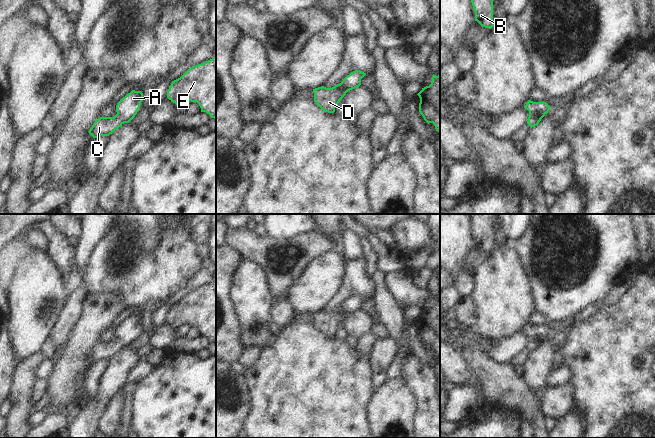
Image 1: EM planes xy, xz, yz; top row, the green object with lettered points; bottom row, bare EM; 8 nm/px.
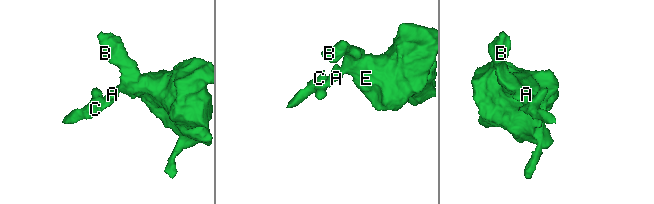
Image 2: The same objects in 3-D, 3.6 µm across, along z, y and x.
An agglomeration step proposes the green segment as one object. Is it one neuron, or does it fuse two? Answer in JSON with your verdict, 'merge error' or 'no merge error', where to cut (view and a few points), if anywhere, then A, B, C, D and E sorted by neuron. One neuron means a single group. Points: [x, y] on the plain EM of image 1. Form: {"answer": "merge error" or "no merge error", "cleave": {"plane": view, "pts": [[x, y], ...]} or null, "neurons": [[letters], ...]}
{"answer": "no merge error", "cleave": null, "neurons": [["A", "B", "C", "D", "E"]]}

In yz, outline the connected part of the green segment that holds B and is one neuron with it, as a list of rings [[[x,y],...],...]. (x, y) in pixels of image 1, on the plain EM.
[[[472,214],[471,227],[475,235],[475,245],[482,251],[491,253],[493,247],[493,217],[496,214]]]

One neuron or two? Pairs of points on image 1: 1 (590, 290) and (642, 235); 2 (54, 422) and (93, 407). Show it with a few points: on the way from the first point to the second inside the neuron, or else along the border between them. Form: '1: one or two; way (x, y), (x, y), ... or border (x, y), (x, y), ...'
1: two; border (632, 224), (640, 261)
2: two; border (71, 423), (69, 427)

